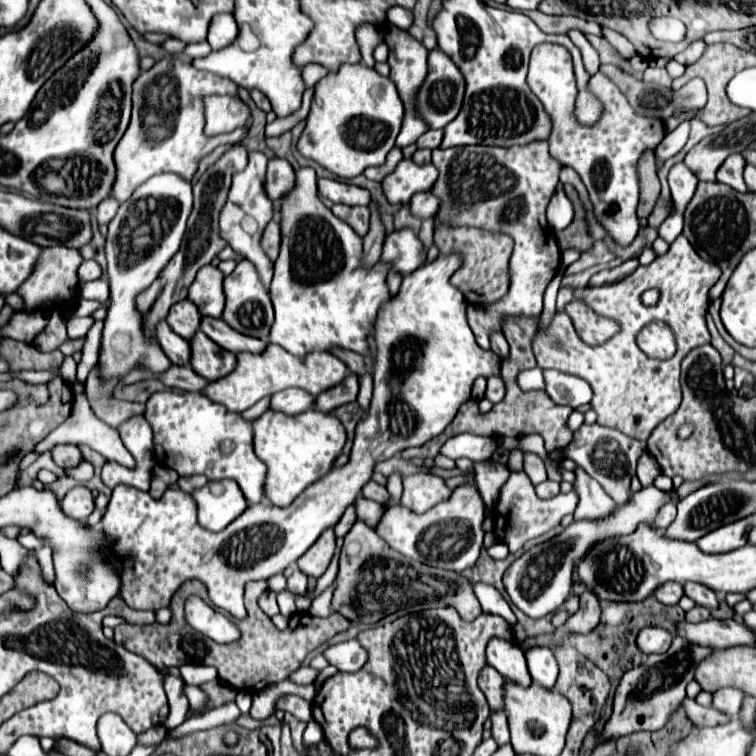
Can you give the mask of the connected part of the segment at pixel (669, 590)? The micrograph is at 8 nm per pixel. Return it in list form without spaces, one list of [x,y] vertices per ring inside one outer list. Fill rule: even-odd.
[[[668,582],[666,586],[660,586],[658,594],[654,594],[654,598],[658,598],[662,604],[668,604],[668,606],[678,604],[682,596],[684,596],[684,588],[682,584],[676,584],[676,582]]]

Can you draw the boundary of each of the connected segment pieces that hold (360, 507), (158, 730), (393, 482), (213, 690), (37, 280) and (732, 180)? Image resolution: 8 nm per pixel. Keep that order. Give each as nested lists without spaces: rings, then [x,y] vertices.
[[[358,498],[356,500],[356,510],[358,510],[358,518],[362,518],[368,526],[372,526],[372,528],[376,528],[378,526],[378,522],[382,520],[382,516],[384,516],[384,512],[386,512],[386,508],[384,506],[378,506],[378,502],[372,502],[372,500],[366,500],[366,498]]]
[[[156,726],[154,730],[148,730],[148,732],[140,734],[138,740],[140,740],[140,744],[150,746],[150,744],[158,744],[158,742],[162,742],[164,736],[166,736],[166,728],[164,728],[164,726]]]
[[[394,472],[394,474],[388,476],[386,488],[390,490],[390,498],[394,498],[394,502],[400,500],[400,496],[402,496],[402,478],[404,478],[404,476],[402,476],[400,472]]]
[[[219,678],[200,686],[208,696],[208,706],[204,708],[204,712],[217,708],[229,701],[234,701],[238,693],[234,691],[230,685],[222,682]]]
[[[54,246],[54,248],[44,248],[42,252],[42,262],[38,262],[38,270],[36,274],[32,274],[32,278],[28,278],[22,286],[22,290],[18,290],[18,294],[24,298],[26,304],[26,312],[36,312],[40,306],[44,306],[50,300],[62,298],[64,302],[60,304],[60,310],[66,310],[68,306],[72,306],[76,302],[76,270],[82,264],[82,256],[78,250],[70,250],[66,246]]]
[[[732,154],[730,158],[726,158],[726,162],[720,166],[718,170],[718,182],[738,190],[738,192],[748,192],[748,186],[742,178],[742,170],[744,170],[744,164],[746,160],[740,156],[740,154]]]

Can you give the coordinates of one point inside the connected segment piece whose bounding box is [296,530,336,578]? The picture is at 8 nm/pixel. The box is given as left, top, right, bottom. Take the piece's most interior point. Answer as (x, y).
(314, 563)

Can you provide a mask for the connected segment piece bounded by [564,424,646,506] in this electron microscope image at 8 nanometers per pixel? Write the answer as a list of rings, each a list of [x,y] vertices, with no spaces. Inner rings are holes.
[[[582,424],[574,432],[574,440],[570,442],[570,446],[566,446],[564,456],[574,460],[586,474],[598,480],[598,484],[606,490],[606,494],[616,504],[622,506],[622,502],[630,498],[630,482],[632,482],[632,476],[636,474],[638,458],[644,452],[646,452],[646,442],[638,442],[614,428],[606,428],[600,424]]]

